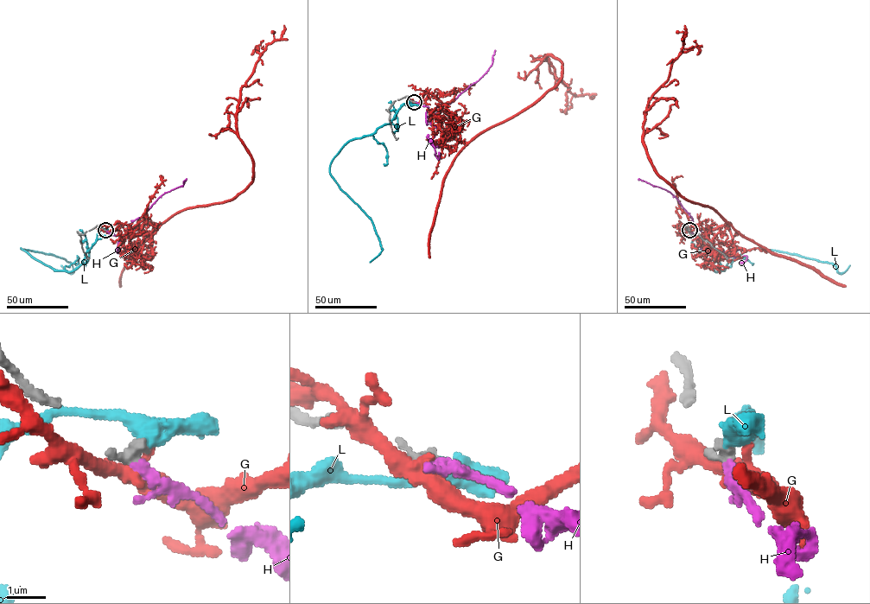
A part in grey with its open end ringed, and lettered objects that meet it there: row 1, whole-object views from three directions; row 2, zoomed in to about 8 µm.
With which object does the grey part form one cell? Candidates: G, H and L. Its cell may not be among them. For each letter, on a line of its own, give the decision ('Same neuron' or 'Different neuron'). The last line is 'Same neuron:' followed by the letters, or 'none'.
G: Different neuron
H: Same neuron
L: Different neuron
Same neuron: H

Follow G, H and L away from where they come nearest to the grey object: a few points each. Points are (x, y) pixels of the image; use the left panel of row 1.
G: (104, 230), (161, 224), (231, 200), (250, 182), (252, 160), (238, 131), (240, 90), (284, 25)
H: (105, 230), (119, 235), (117, 252), (118, 243), (130, 224), (160, 196), (181, 186), (186, 179)
L: (105, 230), (70, 271), (45, 265), (21, 248), (62, 257), (73, 270), (60, 265)

